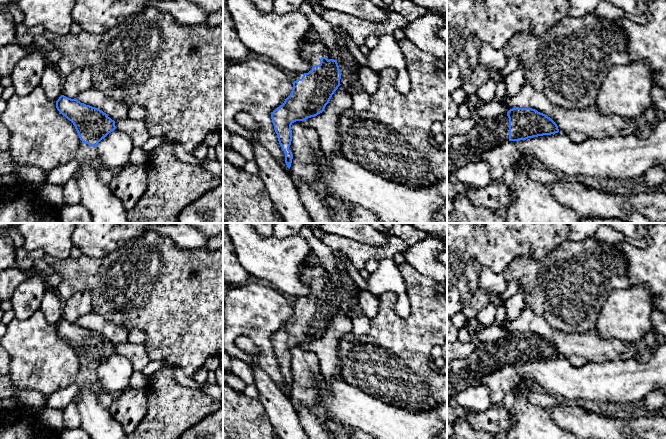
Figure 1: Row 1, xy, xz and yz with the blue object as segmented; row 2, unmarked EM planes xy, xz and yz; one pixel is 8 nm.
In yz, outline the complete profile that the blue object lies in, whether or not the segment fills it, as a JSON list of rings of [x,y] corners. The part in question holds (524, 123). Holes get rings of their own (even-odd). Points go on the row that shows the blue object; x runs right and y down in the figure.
[[[512,108],[506,114],[483,118],[469,133],[447,138],[447,179],[460,167],[480,160],[486,151],[504,142],[558,132],[550,117],[532,108]]]

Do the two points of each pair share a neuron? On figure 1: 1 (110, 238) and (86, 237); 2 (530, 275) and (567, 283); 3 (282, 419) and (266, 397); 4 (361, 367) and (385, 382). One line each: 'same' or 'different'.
1: same
2: same
3: same
4: same

